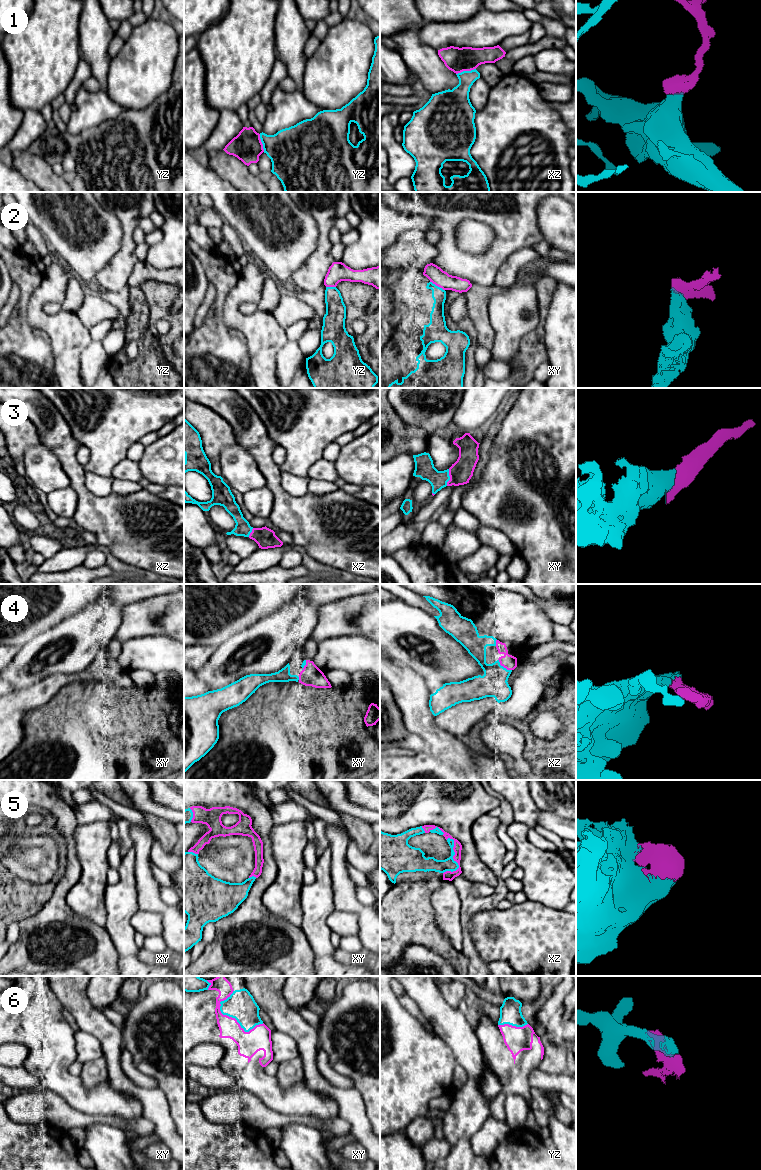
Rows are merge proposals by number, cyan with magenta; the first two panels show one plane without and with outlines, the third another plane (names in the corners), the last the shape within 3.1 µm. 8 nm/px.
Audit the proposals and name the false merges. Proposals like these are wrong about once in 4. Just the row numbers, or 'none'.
2

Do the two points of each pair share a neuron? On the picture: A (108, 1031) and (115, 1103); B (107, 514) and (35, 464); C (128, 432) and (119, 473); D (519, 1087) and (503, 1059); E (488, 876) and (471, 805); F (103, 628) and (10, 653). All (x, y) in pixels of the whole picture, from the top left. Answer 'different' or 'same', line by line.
A: different
B: different
C: different
D: different
E: same
F: different

